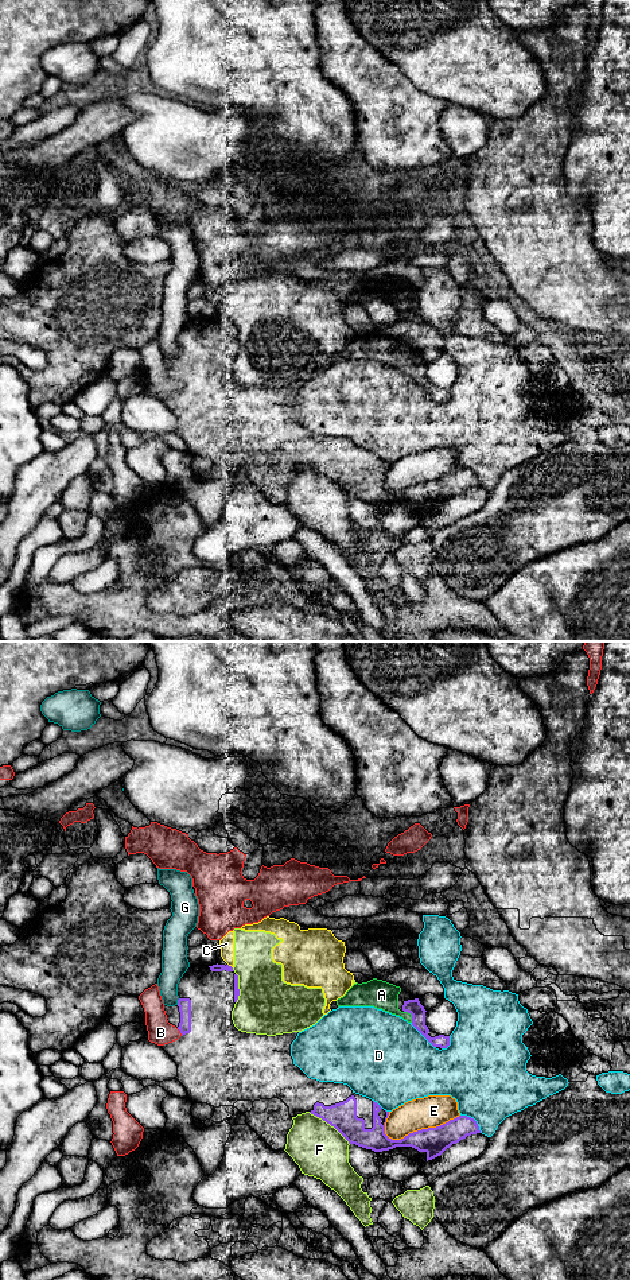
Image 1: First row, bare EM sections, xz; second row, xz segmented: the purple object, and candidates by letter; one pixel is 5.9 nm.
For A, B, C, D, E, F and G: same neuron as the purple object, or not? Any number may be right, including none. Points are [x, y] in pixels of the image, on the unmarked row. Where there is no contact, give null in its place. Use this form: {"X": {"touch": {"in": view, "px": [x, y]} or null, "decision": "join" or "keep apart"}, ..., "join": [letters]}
{"A": {"touch": {"in": "xz", "px": [411, 367]}, "decision": "join"}, "B": {"touch": {"in": "xz", "px": [181, 386]}, "decision": "keep apart"}, "C": {"touch": {"in": "xz", "px": [230, 320]}, "decision": "keep apart"}, "D": {"touch": {"in": "xz", "px": [474, 473]}, "decision": "keep apart"}, "E": {"touch": {"in": "xz", "px": [422, 483]}, "decision": "keep apart"}, "F": {"touch": {"in": "xz", "px": [330, 477]}, "decision": "keep apart"}, "G": {"touch": {"in": "xz", "px": [178, 355]}, "decision": "keep apart"}, "join": ["A"]}

